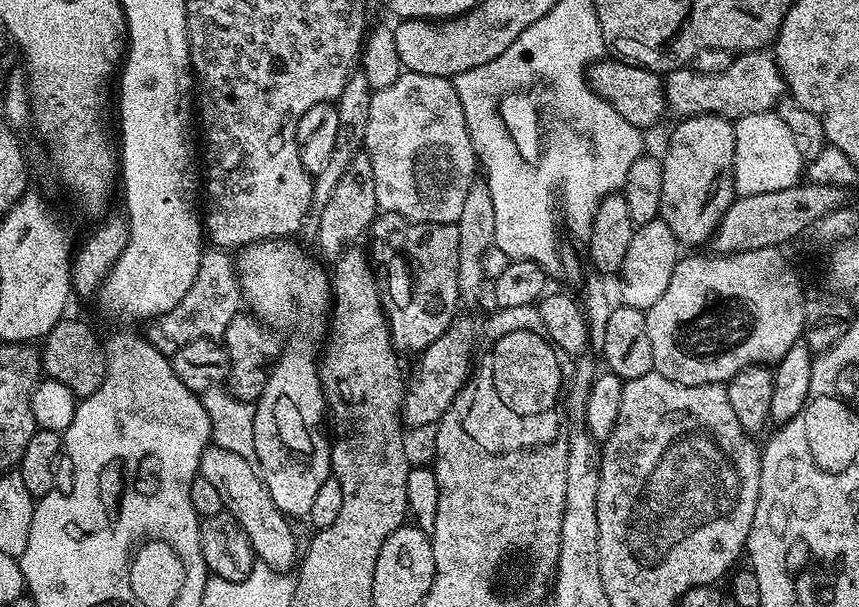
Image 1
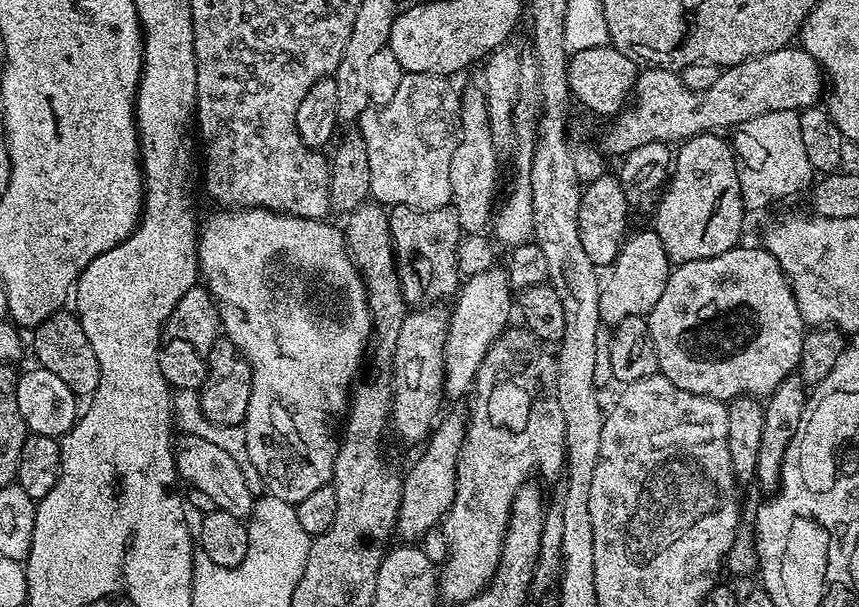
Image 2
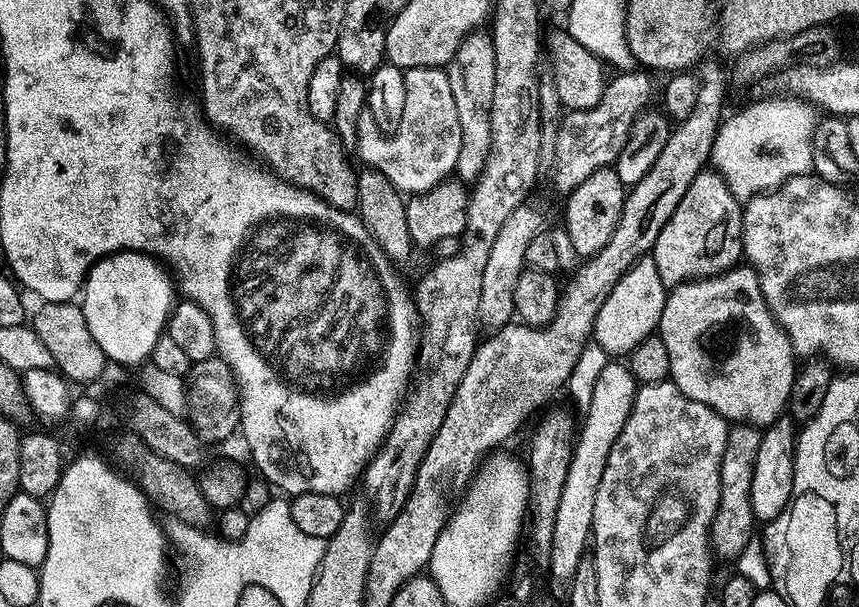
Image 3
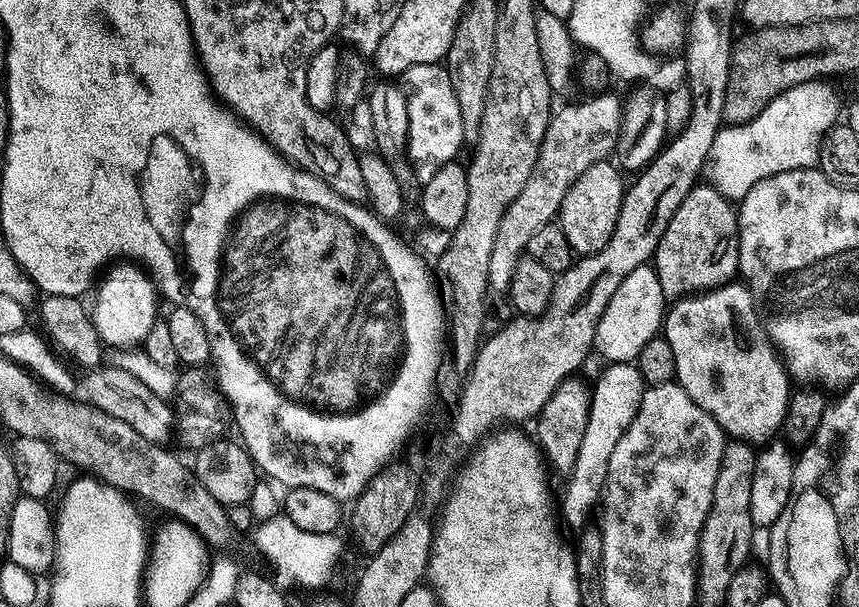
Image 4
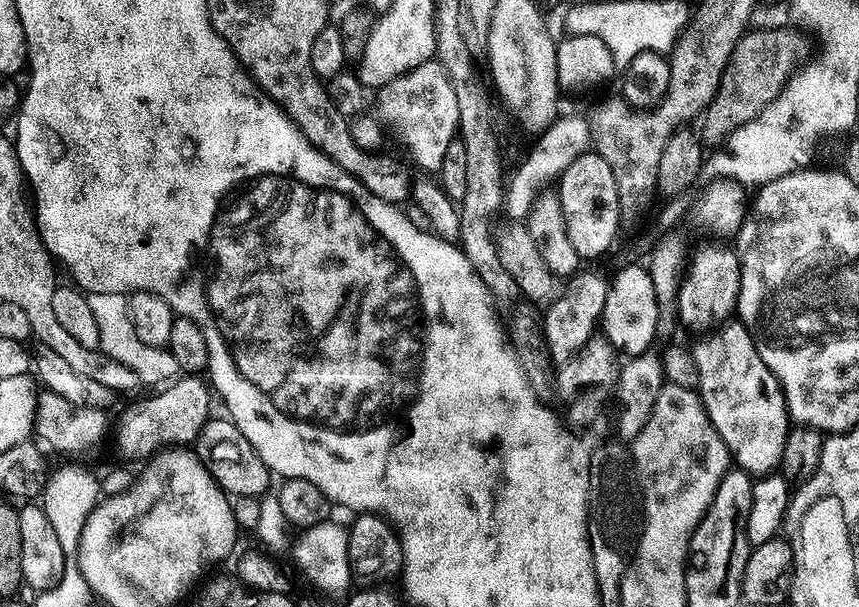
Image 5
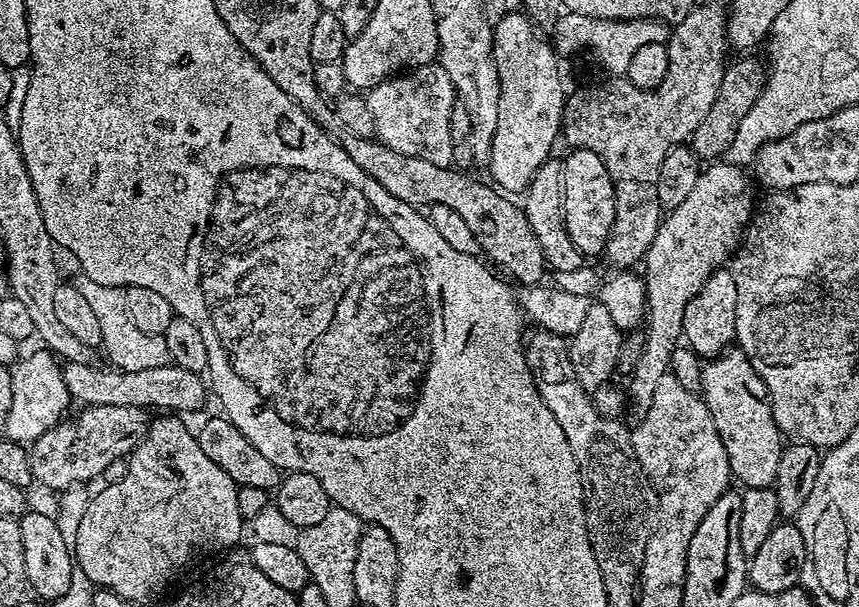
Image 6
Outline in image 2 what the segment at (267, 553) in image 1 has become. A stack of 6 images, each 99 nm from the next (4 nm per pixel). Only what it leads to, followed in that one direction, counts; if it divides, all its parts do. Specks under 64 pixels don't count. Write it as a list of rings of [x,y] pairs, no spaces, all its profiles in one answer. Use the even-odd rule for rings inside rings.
[[[184,434],[175,441],[174,447],[176,475],[185,485],[188,483],[188,486],[202,490],[202,494],[210,494],[219,511],[229,512],[241,518],[251,517],[254,495],[252,496],[252,488],[248,485],[248,476],[244,473],[245,465],[237,462],[230,454],[226,454],[222,446],[214,446],[214,442],[206,438]]]

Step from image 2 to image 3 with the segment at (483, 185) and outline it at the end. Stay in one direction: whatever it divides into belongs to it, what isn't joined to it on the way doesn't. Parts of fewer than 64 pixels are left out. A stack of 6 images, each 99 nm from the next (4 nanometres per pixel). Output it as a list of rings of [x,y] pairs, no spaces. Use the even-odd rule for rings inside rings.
[[[474,30],[460,44],[454,58],[446,65],[446,71],[450,78],[450,90],[454,90],[454,103],[458,109],[458,123],[462,125],[462,150],[458,150],[455,175],[465,182],[475,182],[482,174],[492,149],[491,110],[494,106],[494,42],[491,35],[484,30]]]

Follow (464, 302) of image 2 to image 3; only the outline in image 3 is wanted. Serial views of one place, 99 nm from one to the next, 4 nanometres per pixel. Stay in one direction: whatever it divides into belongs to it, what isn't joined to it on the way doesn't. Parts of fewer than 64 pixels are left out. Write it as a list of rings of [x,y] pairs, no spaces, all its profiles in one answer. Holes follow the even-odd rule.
[[[530,204],[518,207],[510,217],[506,218],[505,225],[499,230],[498,237],[490,248],[485,273],[482,274],[482,296],[479,298],[476,311],[477,321],[481,327],[486,326],[488,330],[497,330],[511,323],[515,317],[514,291],[518,278],[526,268],[526,249],[530,246],[531,239],[543,231],[544,227],[543,216]]]

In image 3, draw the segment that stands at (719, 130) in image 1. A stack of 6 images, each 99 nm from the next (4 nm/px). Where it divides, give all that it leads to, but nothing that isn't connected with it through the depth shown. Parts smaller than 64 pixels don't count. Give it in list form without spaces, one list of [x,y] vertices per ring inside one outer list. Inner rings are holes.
[[[701,170],[690,182],[690,190],[682,194],[682,202],[678,202],[678,210],[670,214],[670,222],[662,226],[662,234],[658,234],[658,242],[652,247],[651,258],[657,264],[658,274],[666,286],[683,284],[695,278],[716,276],[737,267],[744,256],[744,214],[741,201],[736,199],[727,180],[719,171]]]

